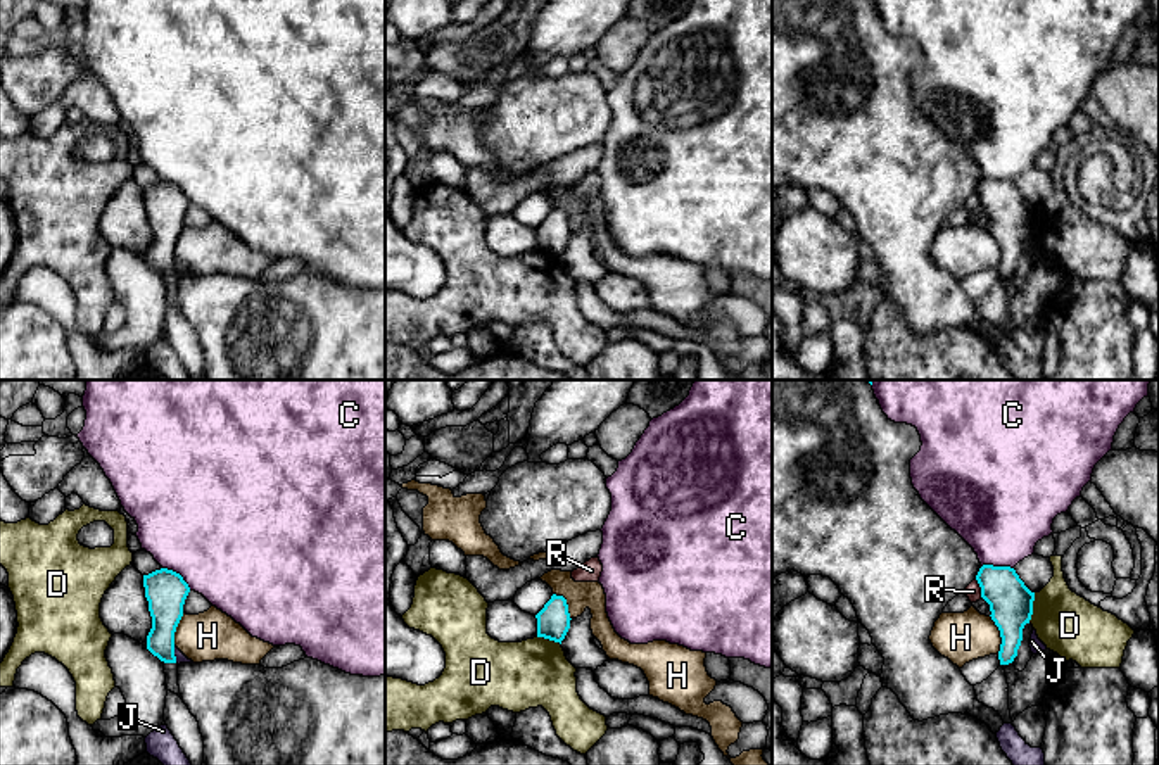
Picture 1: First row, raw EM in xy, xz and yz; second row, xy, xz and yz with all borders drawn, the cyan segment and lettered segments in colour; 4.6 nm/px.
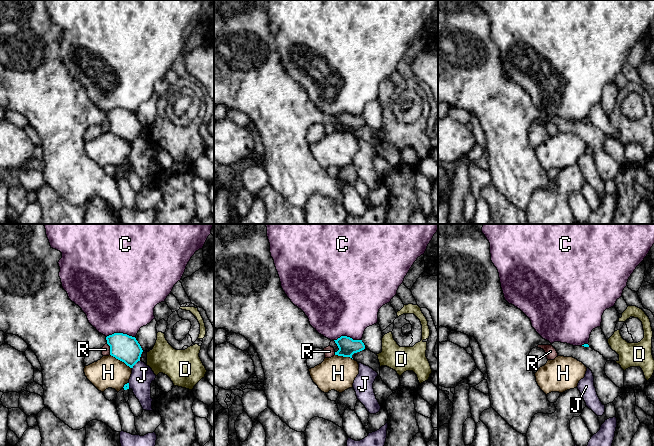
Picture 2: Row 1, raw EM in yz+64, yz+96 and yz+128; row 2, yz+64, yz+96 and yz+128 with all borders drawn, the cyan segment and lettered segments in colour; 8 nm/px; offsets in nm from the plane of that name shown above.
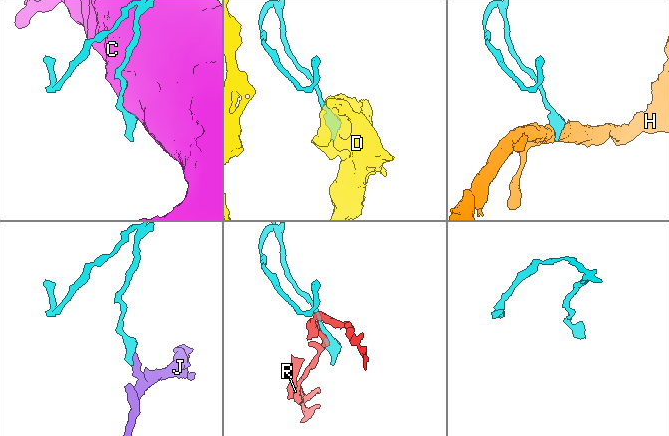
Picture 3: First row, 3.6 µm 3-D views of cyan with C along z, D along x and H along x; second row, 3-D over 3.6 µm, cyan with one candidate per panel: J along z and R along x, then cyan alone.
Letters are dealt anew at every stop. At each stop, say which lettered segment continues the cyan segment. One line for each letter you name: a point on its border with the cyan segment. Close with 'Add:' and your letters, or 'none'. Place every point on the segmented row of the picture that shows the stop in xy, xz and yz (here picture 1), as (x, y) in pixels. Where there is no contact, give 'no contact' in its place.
Add: none

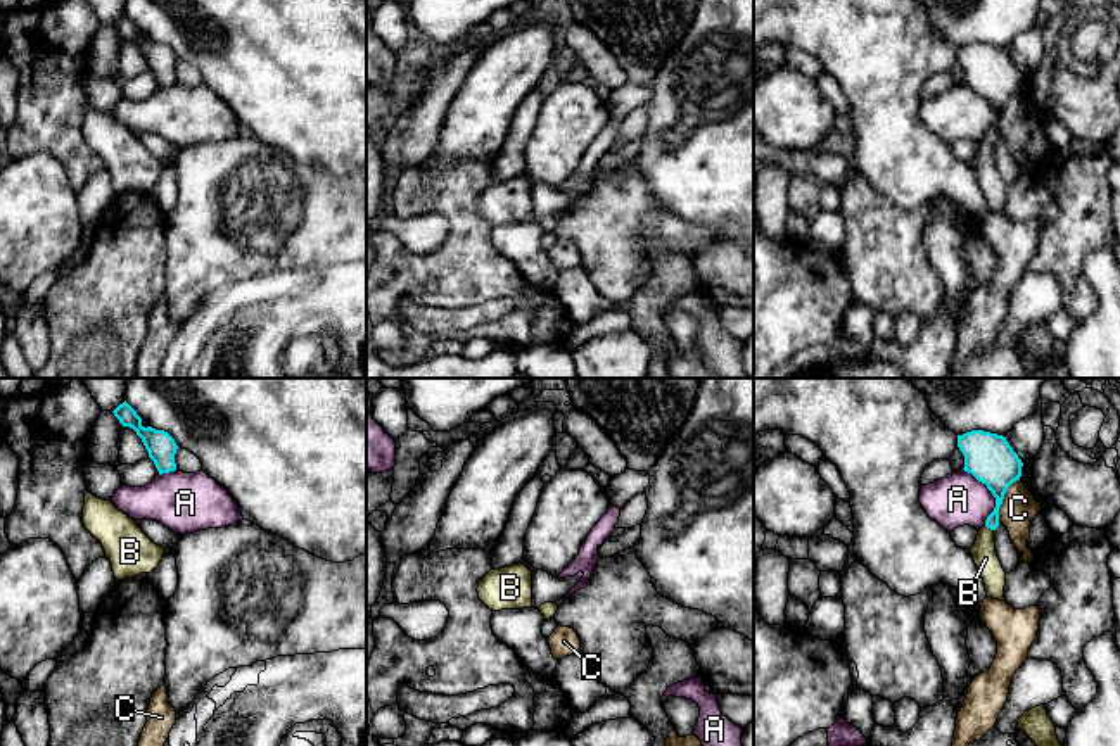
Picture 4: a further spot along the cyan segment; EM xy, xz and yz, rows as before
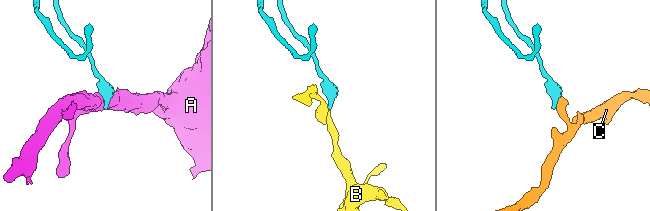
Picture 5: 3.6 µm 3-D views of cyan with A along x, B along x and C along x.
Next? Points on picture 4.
B: yz (989, 527)
Add: B

